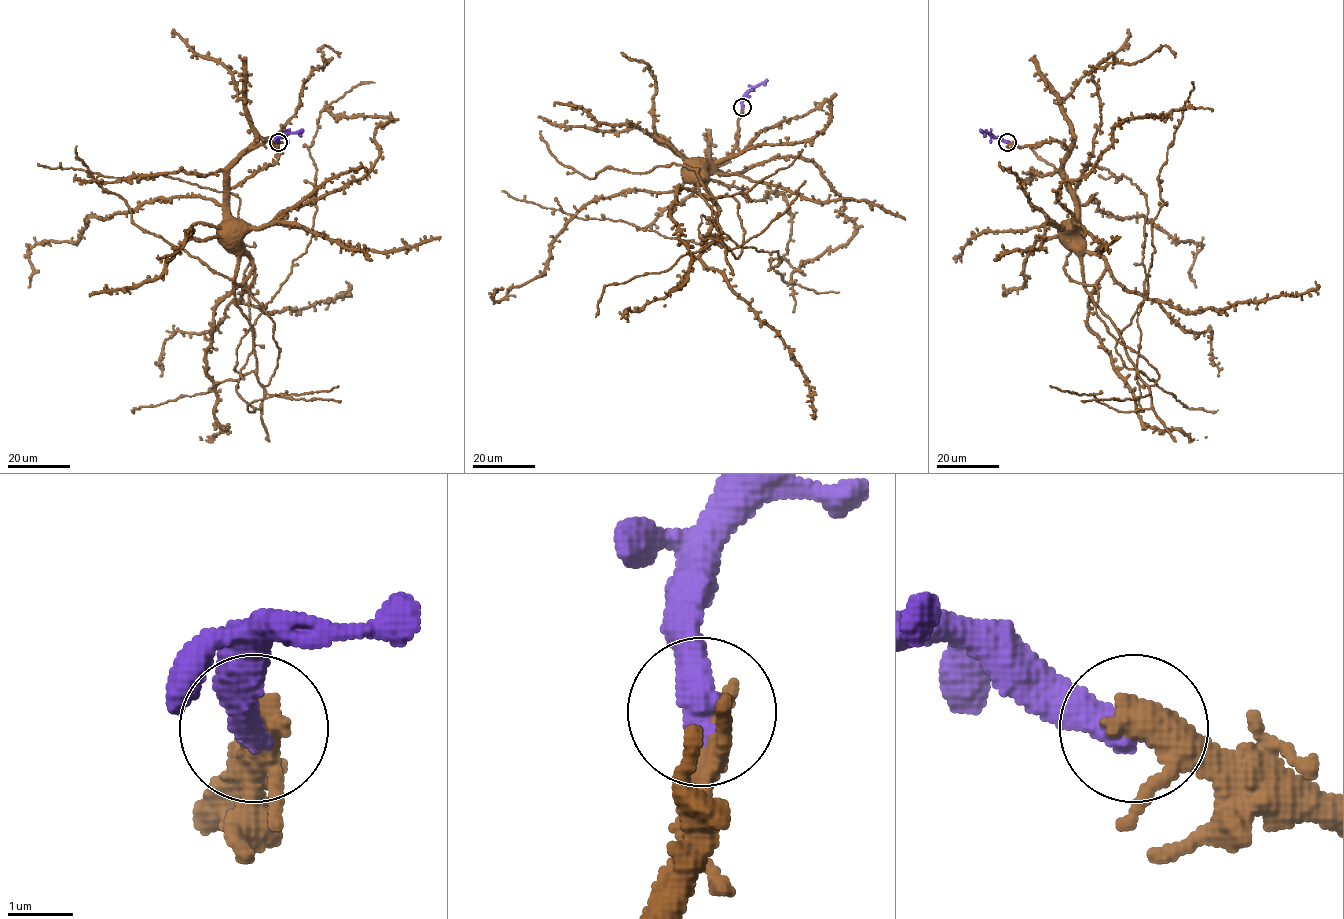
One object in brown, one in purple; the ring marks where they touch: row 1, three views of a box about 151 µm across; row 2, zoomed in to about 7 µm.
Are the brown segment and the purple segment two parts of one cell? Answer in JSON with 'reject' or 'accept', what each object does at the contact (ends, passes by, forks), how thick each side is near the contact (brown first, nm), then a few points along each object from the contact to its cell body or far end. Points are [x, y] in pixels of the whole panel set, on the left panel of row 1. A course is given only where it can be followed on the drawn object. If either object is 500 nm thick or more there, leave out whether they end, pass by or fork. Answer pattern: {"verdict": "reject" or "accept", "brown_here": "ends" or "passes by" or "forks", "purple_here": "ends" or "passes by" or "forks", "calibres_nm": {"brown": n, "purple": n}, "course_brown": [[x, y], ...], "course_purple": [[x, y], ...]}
{"verdict": "accept", "brown_here": "passes by", "purple_here": "ends", "calibres_nm": {"brown": 420, "purple": 480}, "course_brown": [[278, 142], [273, 146], [264, 140], [248, 148], [228, 169], [228, 223]], "course_purple": [[278, 142], [279, 137], [303, 129]]}

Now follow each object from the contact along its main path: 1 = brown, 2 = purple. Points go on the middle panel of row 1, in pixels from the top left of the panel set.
1: (742, 106), (733, 154), (716, 167), (693, 163), (693, 170)
2: (742, 106), (744, 97), (767, 80)

